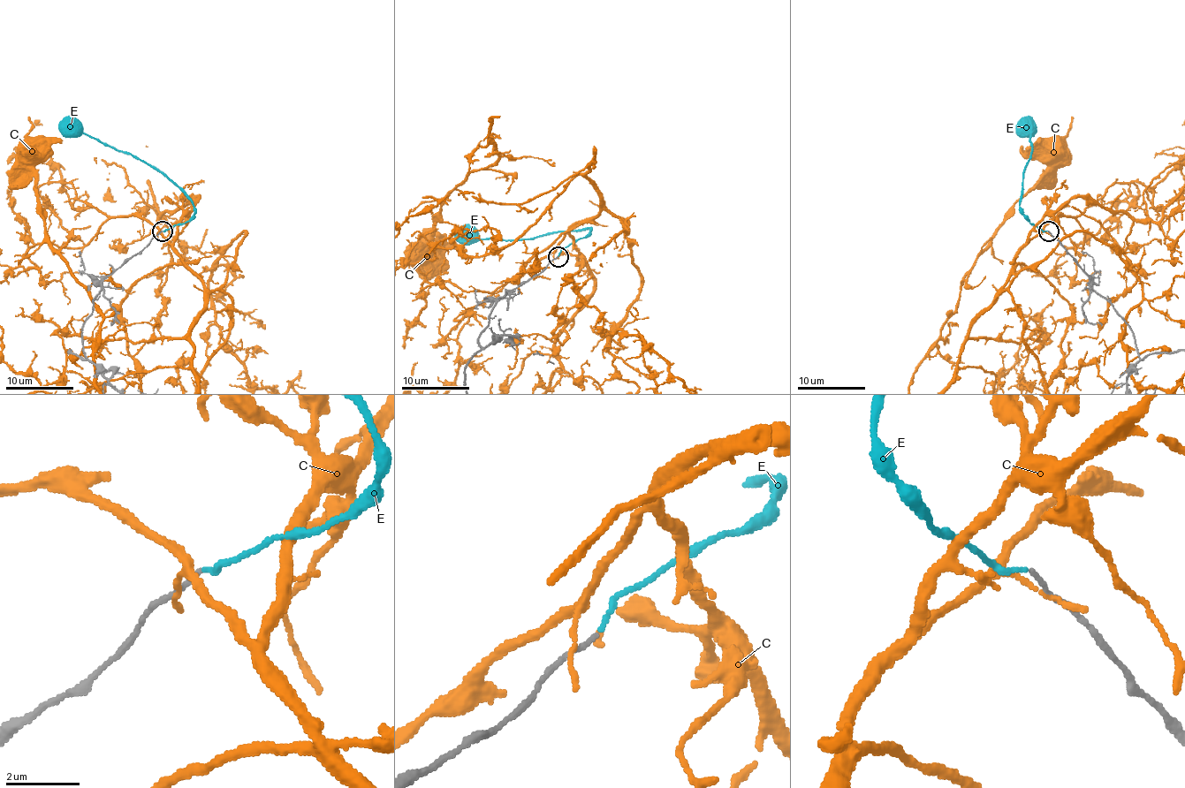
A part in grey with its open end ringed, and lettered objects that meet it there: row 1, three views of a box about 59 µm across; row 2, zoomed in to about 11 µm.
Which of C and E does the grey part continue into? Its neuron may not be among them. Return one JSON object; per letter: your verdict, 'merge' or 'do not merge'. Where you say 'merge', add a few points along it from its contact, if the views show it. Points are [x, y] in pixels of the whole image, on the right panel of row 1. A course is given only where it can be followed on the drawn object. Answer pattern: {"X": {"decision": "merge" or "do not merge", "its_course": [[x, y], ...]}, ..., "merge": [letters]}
{"C": {"decision": "do not merge"}, "E": {"decision": "merge", "its_course": [[1047, 231], [1040, 230], [1023, 214], [1020, 202], [1023, 171], [1031, 151], [1031, 134], [1029, 131]]}, "merge": ["E"]}

